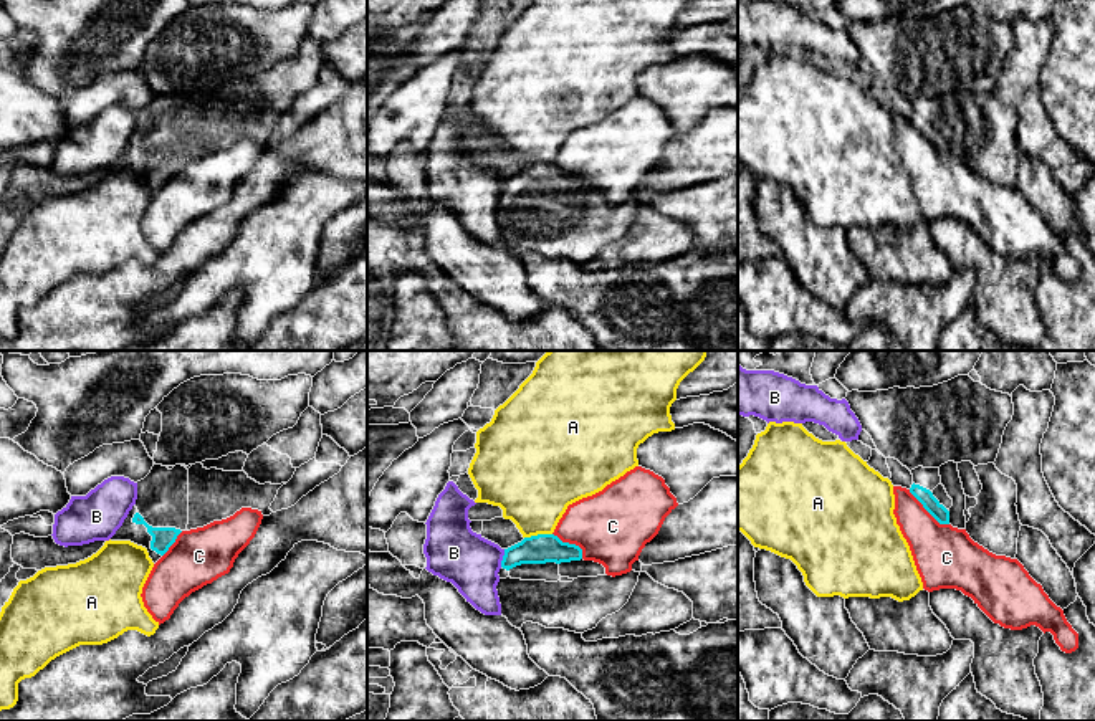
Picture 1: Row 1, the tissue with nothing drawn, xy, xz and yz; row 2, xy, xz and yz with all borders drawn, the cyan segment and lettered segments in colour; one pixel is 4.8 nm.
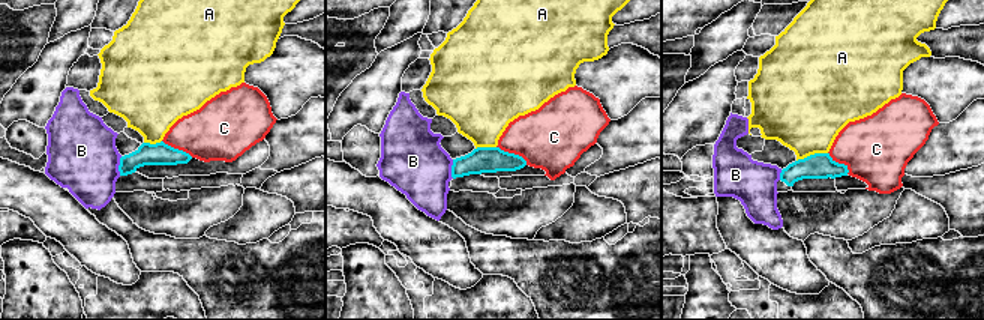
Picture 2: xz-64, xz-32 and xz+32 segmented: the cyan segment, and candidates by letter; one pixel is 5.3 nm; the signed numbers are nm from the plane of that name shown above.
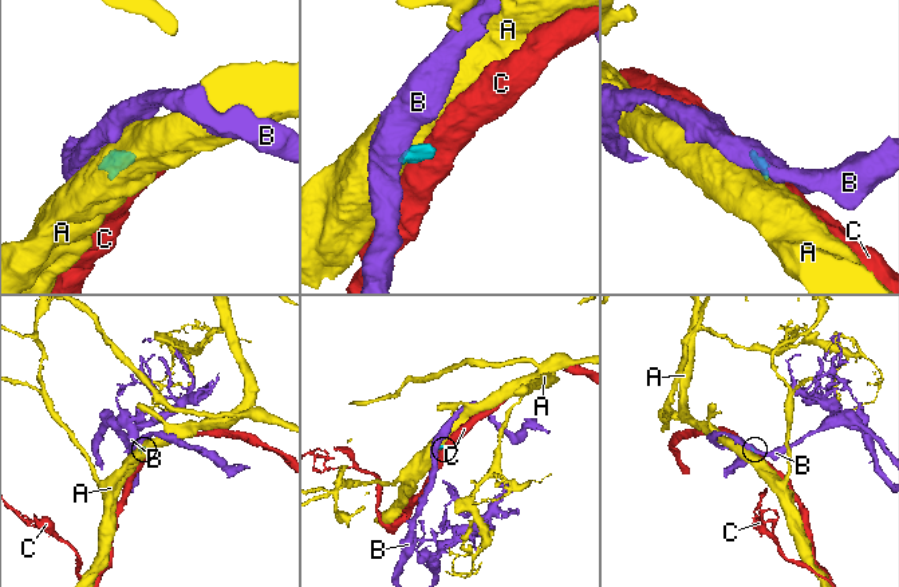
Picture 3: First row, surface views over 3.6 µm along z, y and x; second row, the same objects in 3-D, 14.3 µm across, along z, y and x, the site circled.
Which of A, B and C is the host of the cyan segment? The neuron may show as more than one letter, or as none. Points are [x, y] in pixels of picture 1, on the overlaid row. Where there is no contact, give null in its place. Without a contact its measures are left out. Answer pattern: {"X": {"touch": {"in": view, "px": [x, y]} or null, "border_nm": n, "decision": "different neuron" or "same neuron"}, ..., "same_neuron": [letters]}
{"A": {"touch": {"in": "xz", "px": [538, 534]}, "border_nm": 140, "decision": "different neuron"}, "B": {"touch": {"in": "xz", "px": [503, 558]}, "border_nm": 90, "decision": "different neuron"}, "C": {"touch": {"in": "yz", "px": [928, 511]}, "border_nm": 260, "decision": "different neuron"}, "same_neuron": []}

